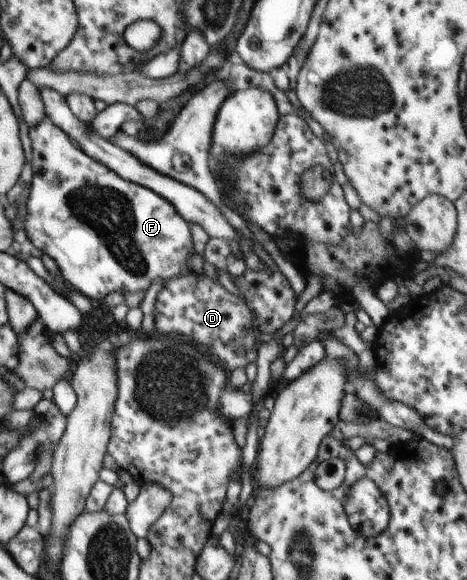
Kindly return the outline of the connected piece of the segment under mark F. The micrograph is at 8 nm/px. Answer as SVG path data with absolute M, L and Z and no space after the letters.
M47 116L38 126L29 128L29 137L32 145L32 161L33 178L30 186L30 194L27 198L27 215L25 216L25 227L27 237L41 252L46 255L46 258L51 258L57 262L59 273L61 273L65 283L70 289L78 292L85 297L95 300L103 300L103 297L111 291L145 291L153 279L168 280L170 277L186 274L192 271L188 267L187 256L193 252L192 237L188 223L182 218L177 210L161 195L156 194L154 190L147 189L146 186L127 183L127 180L120 178L114 170L110 170L104 166L102 162L98 162L90 155L76 149L69 141L69 137L63 130L55 125L55 122Z

